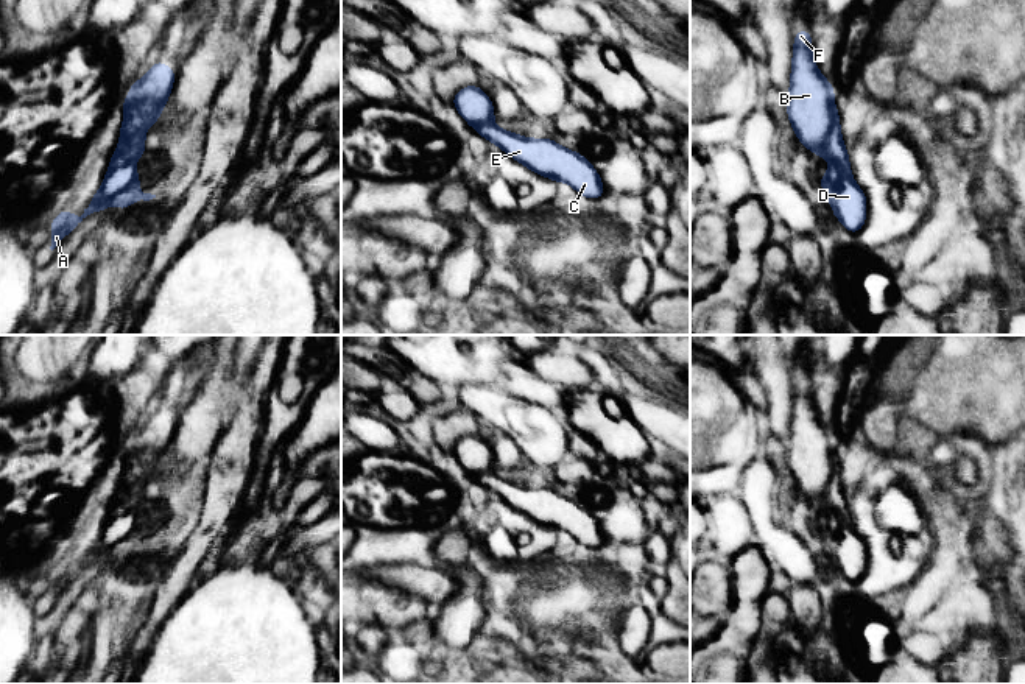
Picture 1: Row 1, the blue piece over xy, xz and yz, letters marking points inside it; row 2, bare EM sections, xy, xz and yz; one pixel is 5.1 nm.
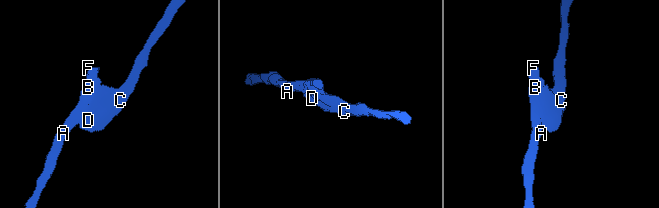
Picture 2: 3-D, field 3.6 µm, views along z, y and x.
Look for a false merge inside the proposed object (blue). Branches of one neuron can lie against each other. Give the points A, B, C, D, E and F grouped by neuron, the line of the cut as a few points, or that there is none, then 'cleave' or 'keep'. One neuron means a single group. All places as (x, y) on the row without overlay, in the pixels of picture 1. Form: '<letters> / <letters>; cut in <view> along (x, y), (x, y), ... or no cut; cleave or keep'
A B F / C D E; cut in yz along (834, 452), (823, 504); cleave

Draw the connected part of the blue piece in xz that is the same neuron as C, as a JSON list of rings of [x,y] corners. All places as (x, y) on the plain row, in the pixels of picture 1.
[[[492,471],[472,475],[514,509],[556,531],[567,531],[579,544],[597,548],[604,544],[603,531],[592,513],[551,488],[528,488],[497,477]]]

